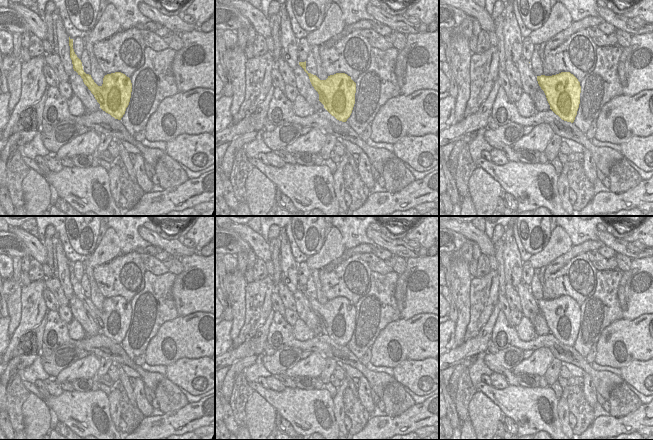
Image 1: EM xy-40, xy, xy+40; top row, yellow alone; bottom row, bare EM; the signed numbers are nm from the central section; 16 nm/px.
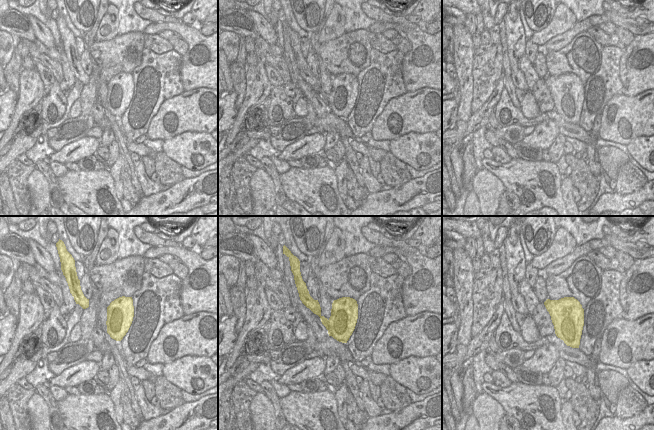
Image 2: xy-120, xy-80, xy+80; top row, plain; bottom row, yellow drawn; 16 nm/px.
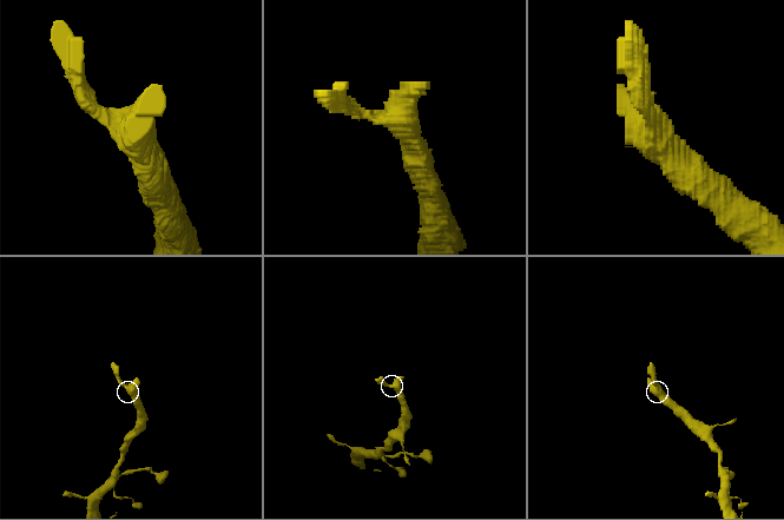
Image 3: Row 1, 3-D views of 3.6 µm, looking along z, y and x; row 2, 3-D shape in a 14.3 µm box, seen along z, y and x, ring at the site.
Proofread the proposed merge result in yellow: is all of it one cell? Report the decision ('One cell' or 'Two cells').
Two cells

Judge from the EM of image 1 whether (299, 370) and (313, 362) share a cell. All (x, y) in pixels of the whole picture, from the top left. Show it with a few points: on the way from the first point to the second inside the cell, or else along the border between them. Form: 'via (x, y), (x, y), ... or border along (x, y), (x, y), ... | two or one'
via (302, 368), (310, 365) | one

